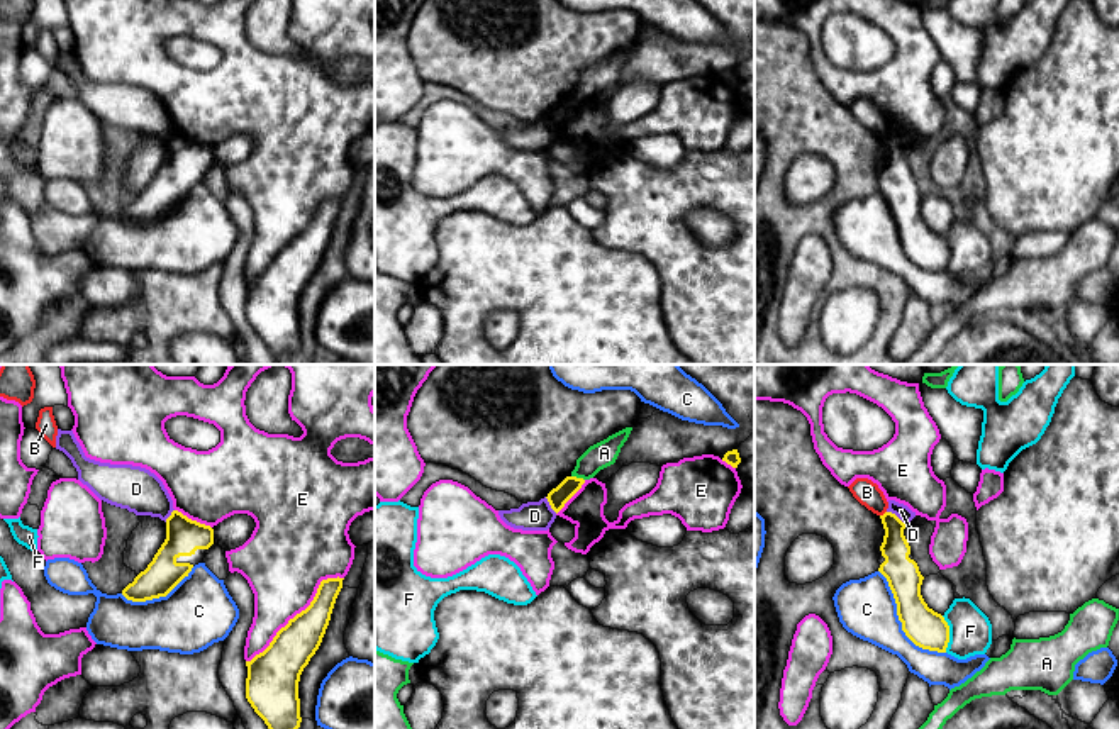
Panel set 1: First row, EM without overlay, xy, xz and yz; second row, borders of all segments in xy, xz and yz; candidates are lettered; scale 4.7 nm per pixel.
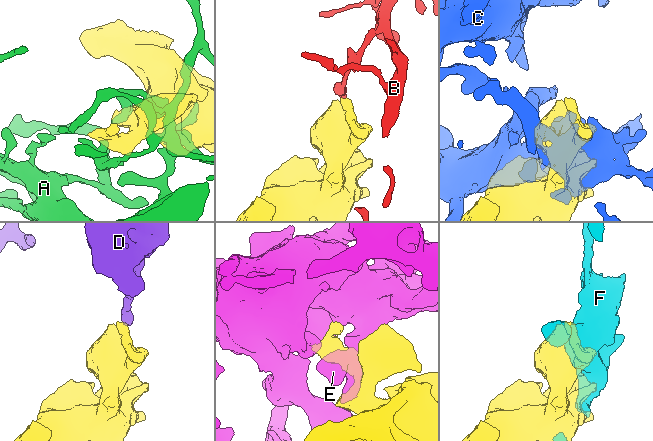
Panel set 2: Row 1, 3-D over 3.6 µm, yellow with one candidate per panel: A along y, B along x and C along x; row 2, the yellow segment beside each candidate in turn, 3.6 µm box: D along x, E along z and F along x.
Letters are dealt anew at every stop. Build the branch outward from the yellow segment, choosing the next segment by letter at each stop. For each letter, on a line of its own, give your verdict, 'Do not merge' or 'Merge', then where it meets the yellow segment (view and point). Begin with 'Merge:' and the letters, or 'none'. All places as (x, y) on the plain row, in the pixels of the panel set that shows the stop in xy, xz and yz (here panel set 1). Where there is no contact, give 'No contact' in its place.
Merge: none
A: Do not merge. Touches yellow at xz (578, 99)
B: Do not merge. Touches yellow at yz (884, 134)
C: Do not merge. Touches yellow at yz (901, 241)
D: Do not merge. Touches yellow at yz (896, 136)
E: Do not merge. Touches yellow at xy (297, 234)
F: Do not merge. Touches yellow at yz (948, 255)

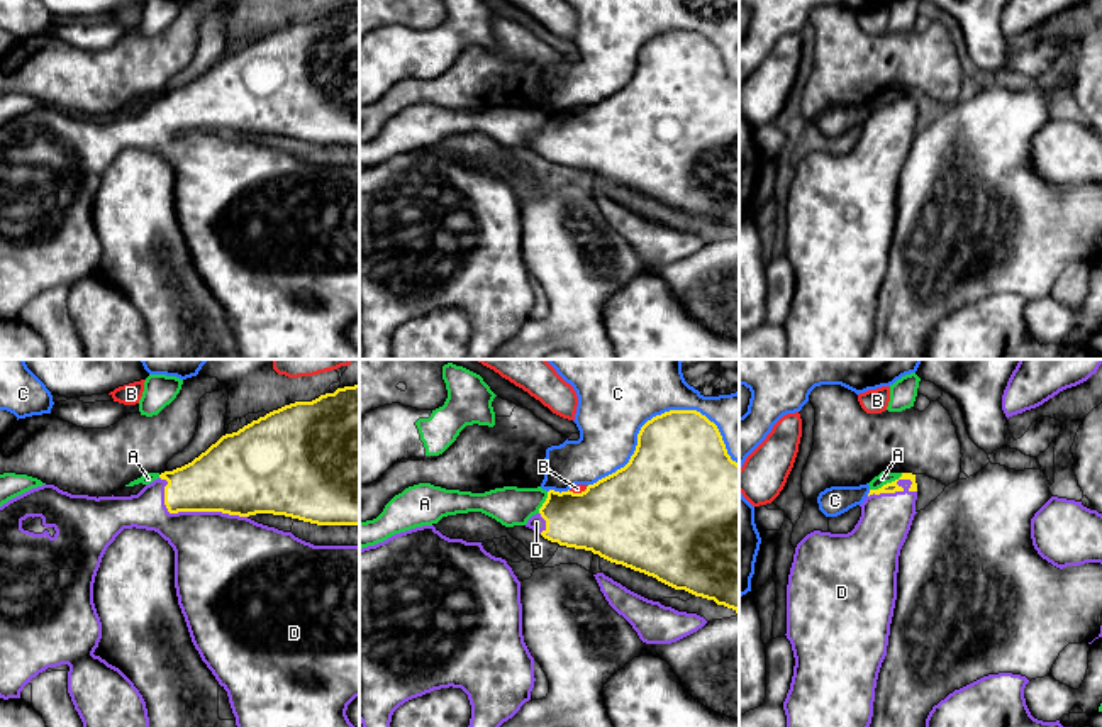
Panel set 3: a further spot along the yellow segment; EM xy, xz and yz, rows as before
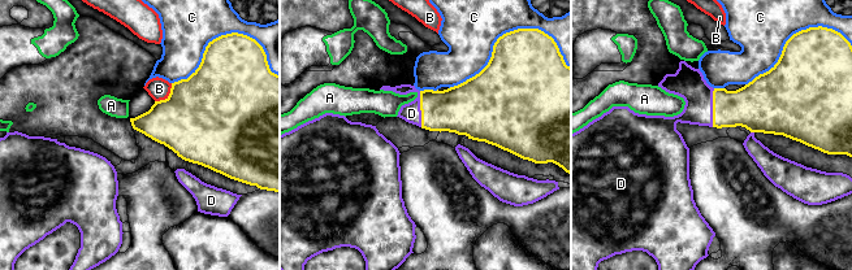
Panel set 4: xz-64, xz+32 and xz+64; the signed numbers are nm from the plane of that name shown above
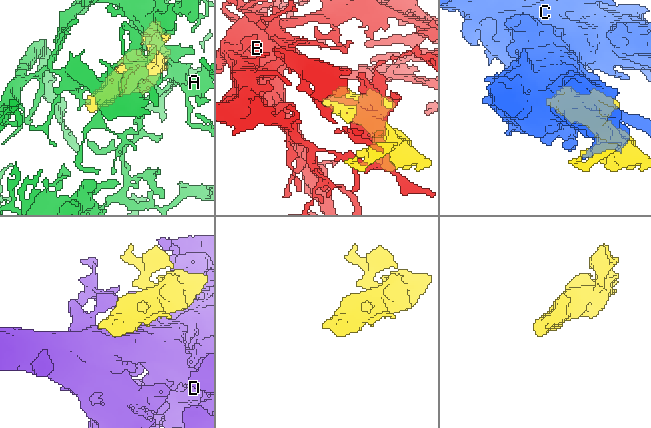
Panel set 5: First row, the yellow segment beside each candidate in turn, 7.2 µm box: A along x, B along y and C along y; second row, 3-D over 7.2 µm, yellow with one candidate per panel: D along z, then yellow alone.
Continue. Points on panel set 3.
Merge: D
A: Do not merge. Touches yellow at yz (887, 104)
B: Do not merge. Touches yellow at xz (577, 114)
C: Do not merge. Touches yellow at xz (662, 34)
D: Merge. Touches yellow at xy (190, 131)

